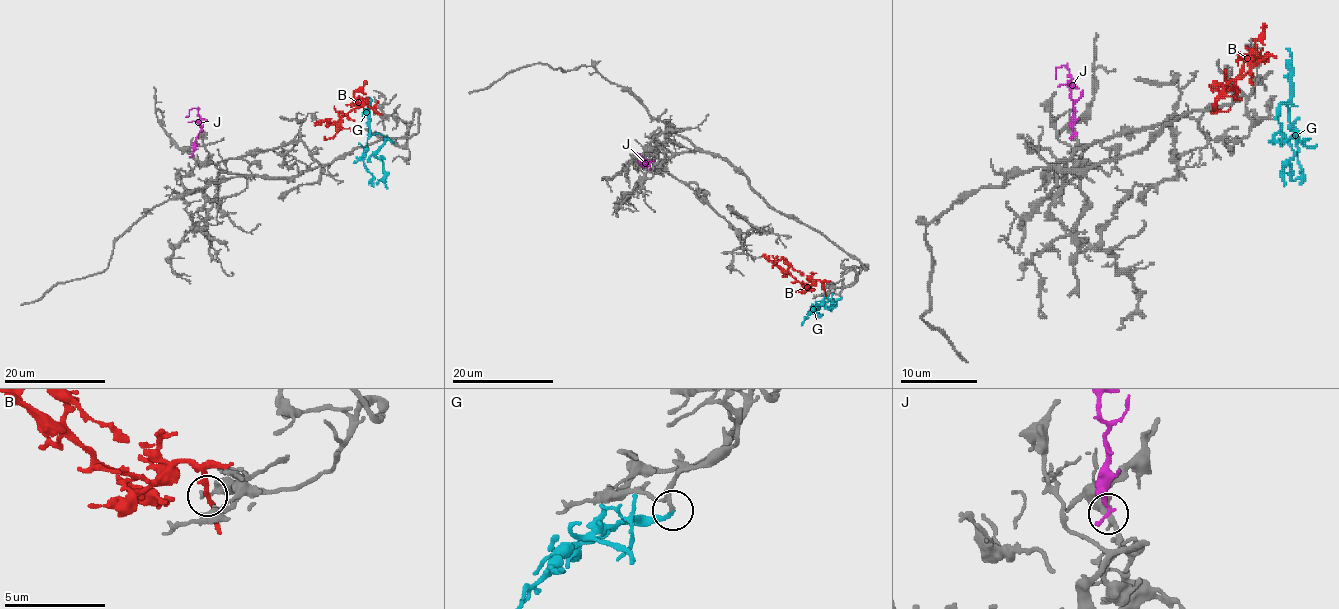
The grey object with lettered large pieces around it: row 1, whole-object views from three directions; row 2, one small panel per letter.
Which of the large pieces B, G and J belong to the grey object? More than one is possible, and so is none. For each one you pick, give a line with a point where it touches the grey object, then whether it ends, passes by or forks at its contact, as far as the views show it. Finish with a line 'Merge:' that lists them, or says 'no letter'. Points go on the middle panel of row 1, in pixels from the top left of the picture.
G: (841, 297) | it ends
Merge: G

